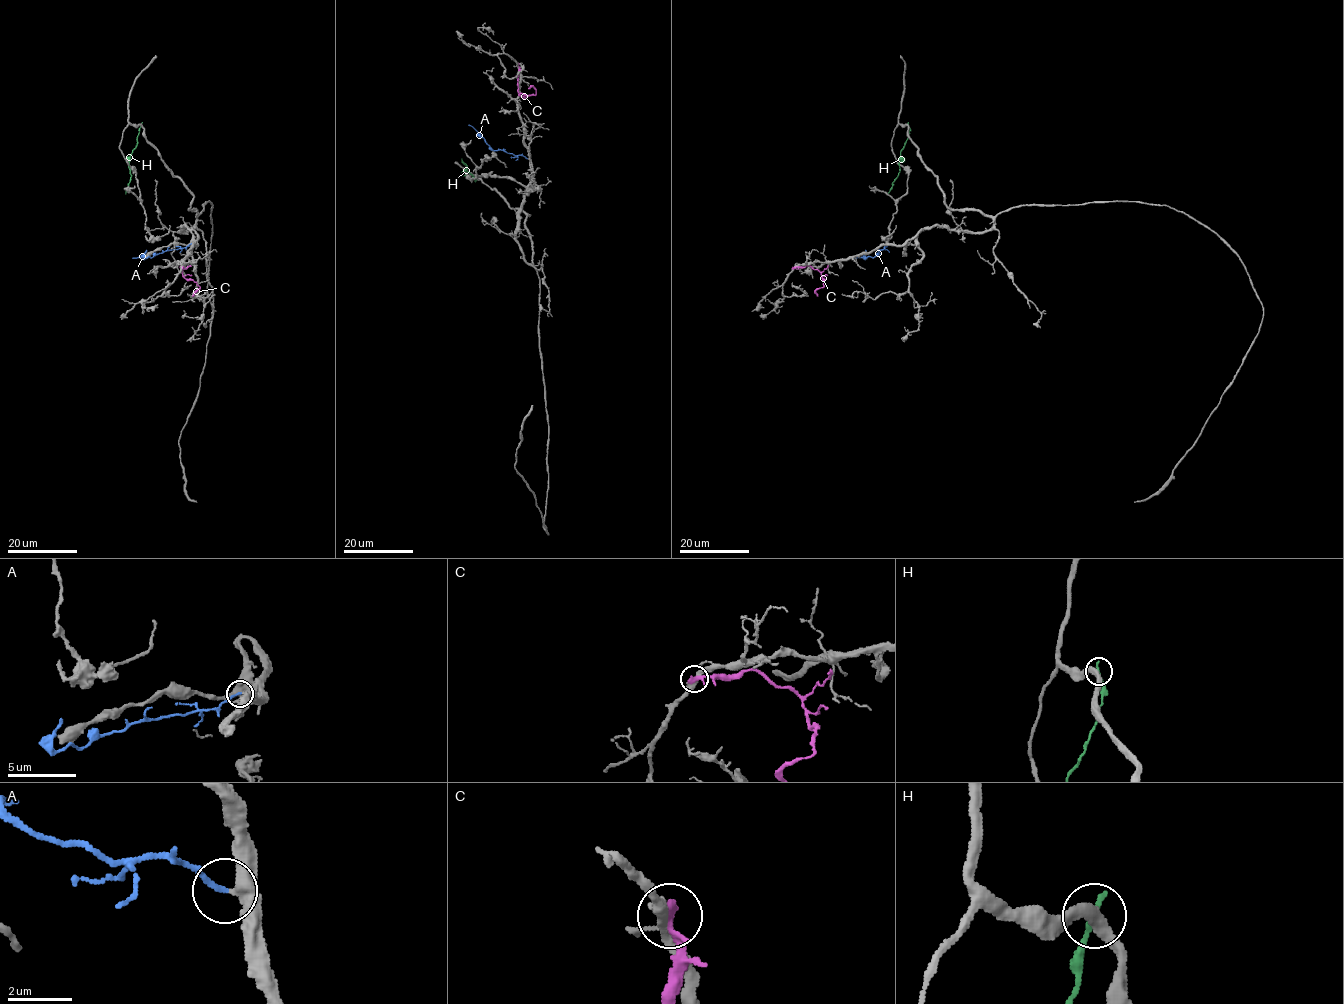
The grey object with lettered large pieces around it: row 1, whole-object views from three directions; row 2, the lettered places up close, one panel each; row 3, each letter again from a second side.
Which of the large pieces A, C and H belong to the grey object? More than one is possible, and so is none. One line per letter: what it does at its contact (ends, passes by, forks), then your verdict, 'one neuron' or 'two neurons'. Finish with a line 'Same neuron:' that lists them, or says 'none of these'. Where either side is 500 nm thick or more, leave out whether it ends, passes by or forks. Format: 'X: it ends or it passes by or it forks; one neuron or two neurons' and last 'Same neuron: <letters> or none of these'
A: it ends; one neuron
C: it ends; two neurons
H: it ends; two neurons
Same neuron: A

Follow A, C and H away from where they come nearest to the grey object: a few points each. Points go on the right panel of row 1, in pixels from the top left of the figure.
A: (887, 243), (873, 257), (853, 258)
C: (794, 268), (810, 265), (820, 272), (824, 280), (822, 287), (815, 291), (817, 296)
H: (908, 125), (908, 136), (898, 160), (899, 172), (887, 194)

